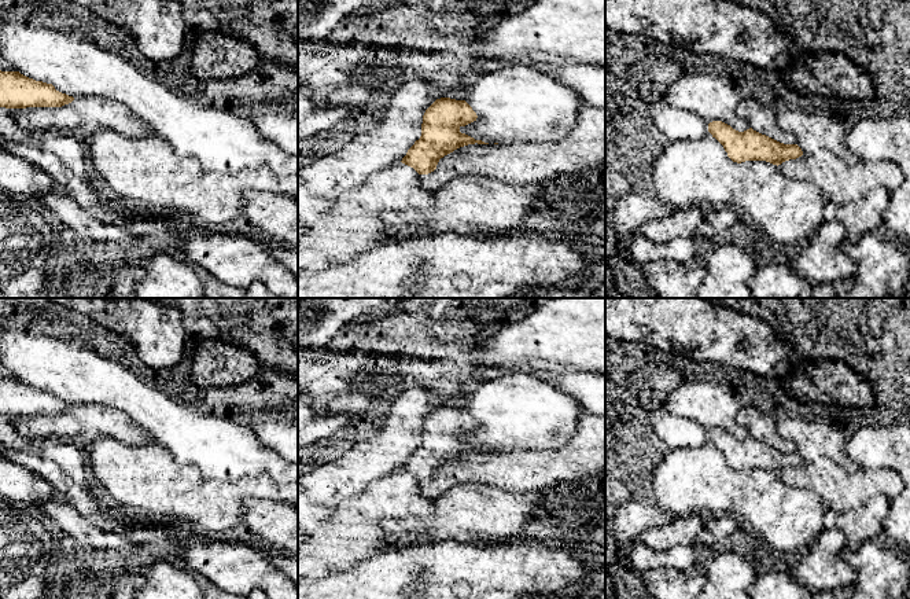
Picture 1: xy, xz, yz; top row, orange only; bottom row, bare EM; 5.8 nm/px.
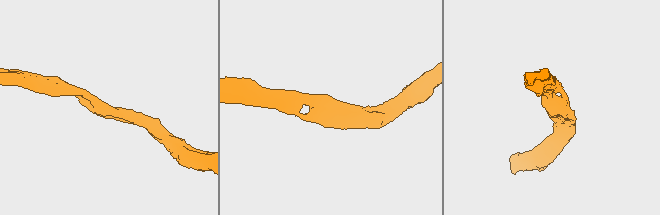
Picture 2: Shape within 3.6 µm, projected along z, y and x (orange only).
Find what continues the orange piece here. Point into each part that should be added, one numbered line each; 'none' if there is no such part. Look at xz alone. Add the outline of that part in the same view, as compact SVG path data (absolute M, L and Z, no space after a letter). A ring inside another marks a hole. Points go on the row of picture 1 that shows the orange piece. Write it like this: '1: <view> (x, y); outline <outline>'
none

